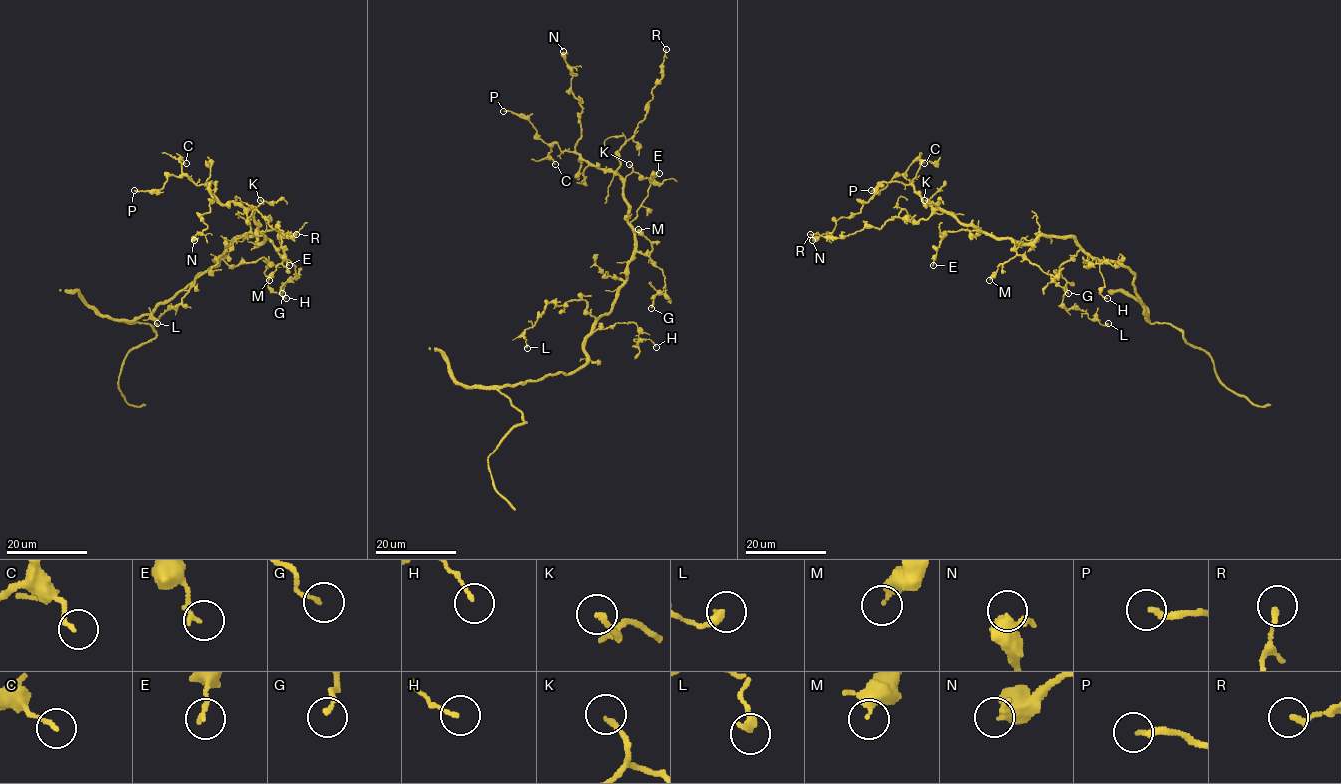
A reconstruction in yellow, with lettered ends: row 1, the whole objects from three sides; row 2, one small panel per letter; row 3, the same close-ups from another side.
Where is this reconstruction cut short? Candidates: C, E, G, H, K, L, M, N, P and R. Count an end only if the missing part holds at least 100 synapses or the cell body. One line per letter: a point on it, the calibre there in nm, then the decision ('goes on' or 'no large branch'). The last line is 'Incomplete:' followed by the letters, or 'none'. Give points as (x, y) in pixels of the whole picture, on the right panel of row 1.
C: place (924, 163); calibre 150 nm; no large branch
E: place (933, 265); calibre 160 nm; no large branch
G: place (1068, 293); calibre 150 nm; no large branch
H: place (1107, 298); calibre 130 nm; no large branch
K: place (924, 200); calibre 200 nm; no large branch
L: place (1108, 323); calibre 320 nm; no large branch
M: place (989, 280); calibre 260 nm; no large branch
N: place (812, 240); calibre 400 nm; no large branch
P: place (871, 190); calibre 220 nm; no large branch
R: place (810, 234); calibre 200 nm; no large branch
Incomplete: none

